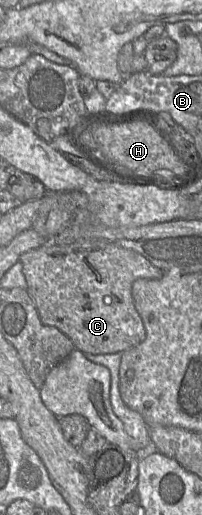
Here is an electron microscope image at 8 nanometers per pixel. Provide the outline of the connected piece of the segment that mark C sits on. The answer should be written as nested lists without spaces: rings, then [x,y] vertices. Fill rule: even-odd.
[[[98,239],[78,240],[71,244],[48,242],[20,256],[27,290],[43,324],[54,326],[73,342],[75,349],[88,354],[122,353],[146,338],[143,321],[135,308],[132,284],[138,278],[160,279],[164,271],[141,254],[118,244]]]

